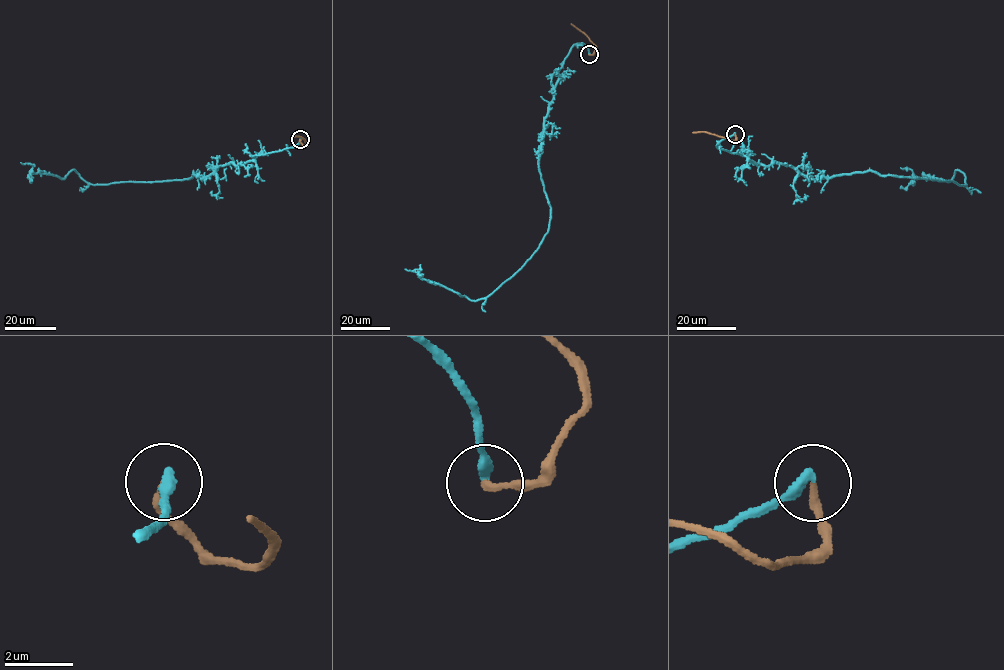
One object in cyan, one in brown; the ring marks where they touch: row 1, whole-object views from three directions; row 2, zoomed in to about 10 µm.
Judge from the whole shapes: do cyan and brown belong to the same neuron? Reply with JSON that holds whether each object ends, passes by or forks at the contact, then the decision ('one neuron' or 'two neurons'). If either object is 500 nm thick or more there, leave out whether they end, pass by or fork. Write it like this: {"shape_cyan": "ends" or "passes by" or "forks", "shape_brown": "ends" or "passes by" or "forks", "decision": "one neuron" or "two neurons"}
{"shape_cyan": "ends", "shape_brown": "ends", "decision": "one neuron"}

